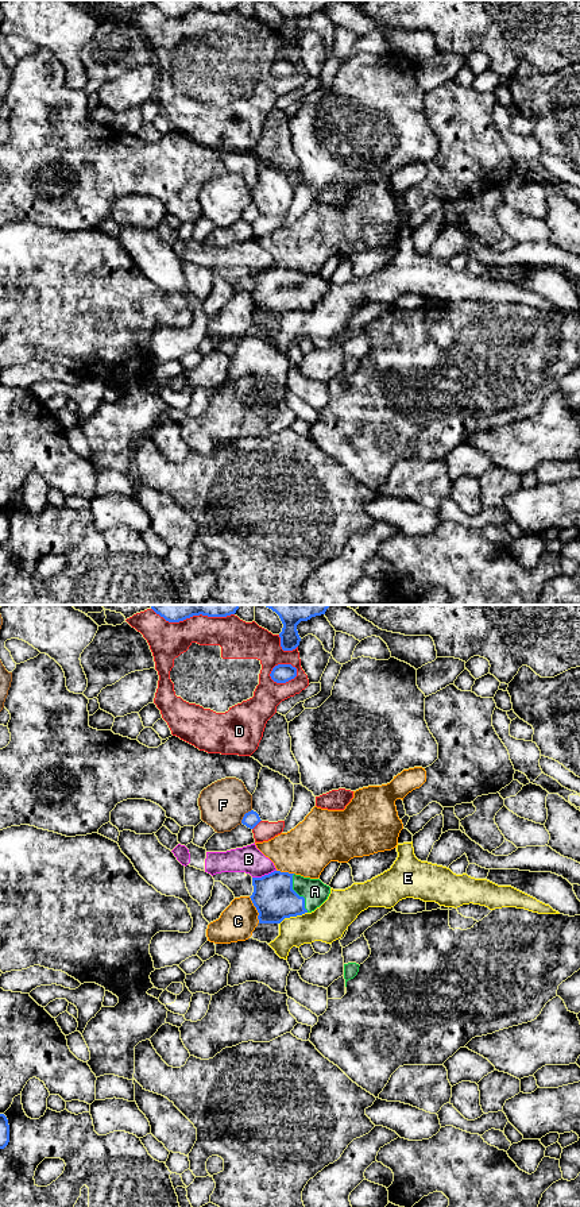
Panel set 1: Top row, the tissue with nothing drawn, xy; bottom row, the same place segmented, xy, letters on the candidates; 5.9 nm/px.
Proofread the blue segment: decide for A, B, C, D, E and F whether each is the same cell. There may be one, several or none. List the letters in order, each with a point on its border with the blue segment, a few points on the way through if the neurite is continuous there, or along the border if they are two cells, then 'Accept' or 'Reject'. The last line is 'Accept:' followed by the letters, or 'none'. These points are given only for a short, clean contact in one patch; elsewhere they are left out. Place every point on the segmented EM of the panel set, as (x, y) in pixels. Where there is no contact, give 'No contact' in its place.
A: Touches blue at xy (297, 894). Path across: xy (274, 898), (277, 895), (297, 894), (310, 894), (314, 891). Accept
B: Touches blue at xy (265, 875). Boundary: xy (275, 870), (252, 878). Reject
C: Touches blue at xy (256, 909). Reject
D: Touches blue at xy (281, 664). Reject
E: Touches blue at xy (293, 916). Boundary: xy (306, 912), (286, 917), (279, 924). Reject
F: Touches blue at xy (244, 816). Reject
Accept: A

